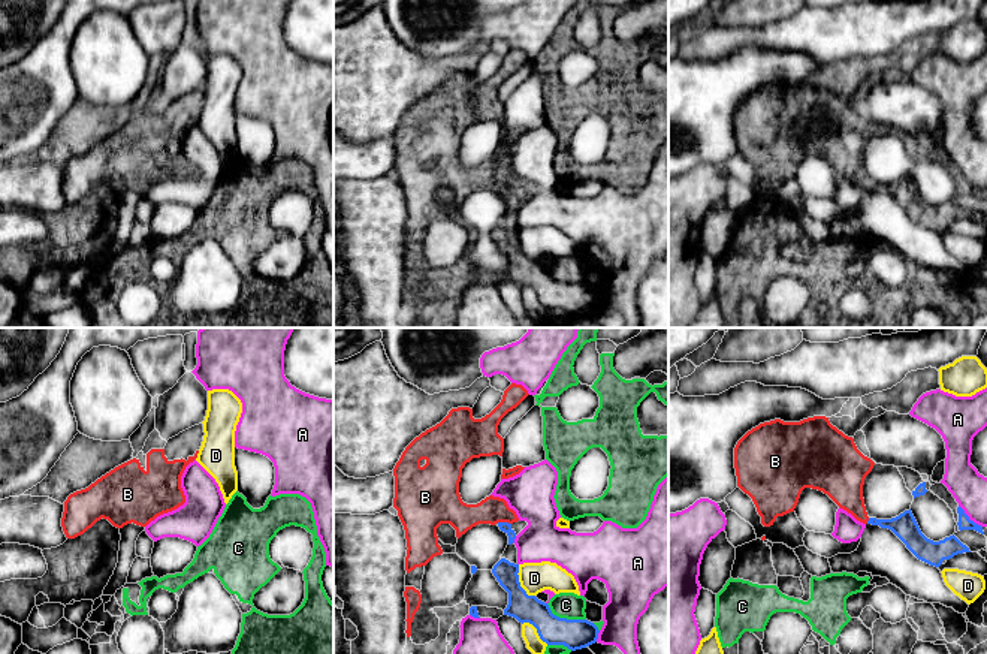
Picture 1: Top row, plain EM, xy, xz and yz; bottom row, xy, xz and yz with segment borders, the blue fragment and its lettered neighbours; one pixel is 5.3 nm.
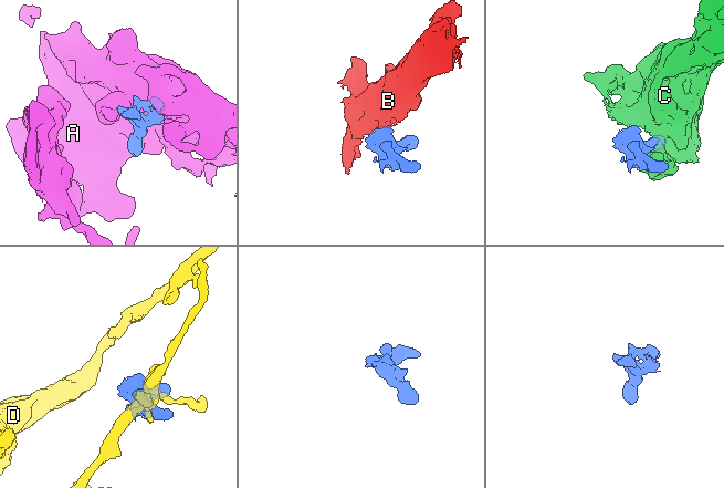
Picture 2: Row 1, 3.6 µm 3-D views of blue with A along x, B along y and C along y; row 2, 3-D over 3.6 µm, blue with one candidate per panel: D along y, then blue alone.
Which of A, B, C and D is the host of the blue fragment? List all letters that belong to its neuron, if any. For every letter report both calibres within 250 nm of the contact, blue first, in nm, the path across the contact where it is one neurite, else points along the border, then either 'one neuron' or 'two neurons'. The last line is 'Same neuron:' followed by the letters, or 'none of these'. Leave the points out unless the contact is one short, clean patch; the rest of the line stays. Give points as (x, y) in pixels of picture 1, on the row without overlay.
A: 70/190 nm | two neurons
B: 60/150 nm | across xz (506, 192), (504, 187), (497, 180), (462, 181) | one neuron
C: 160/140 nm | two neurons
D: 150/160 nm | two neurons
Same neuron: B

